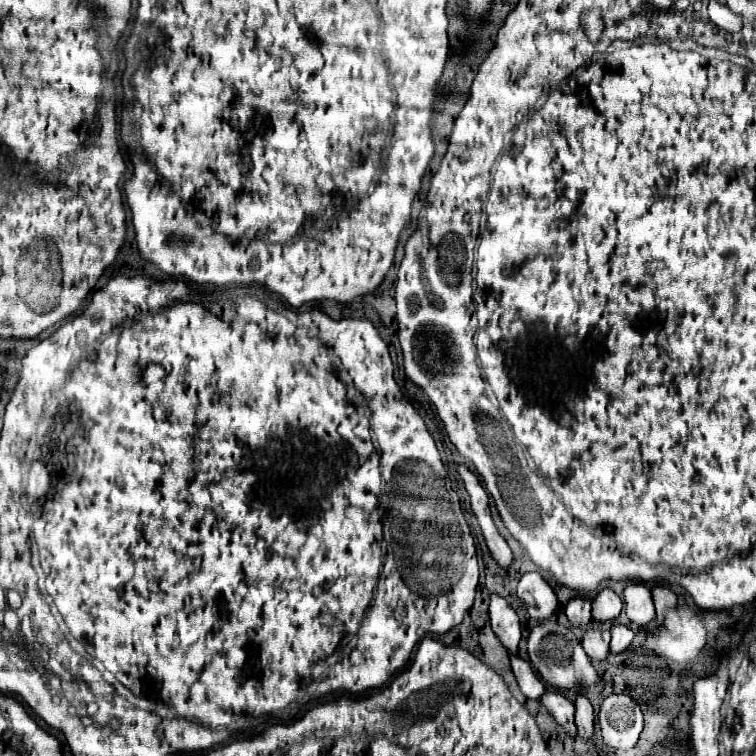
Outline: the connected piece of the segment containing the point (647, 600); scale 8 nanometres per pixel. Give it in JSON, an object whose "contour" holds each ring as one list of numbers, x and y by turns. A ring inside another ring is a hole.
{"contour":[[634,584,624,590,624,612,632,624,644,628,656,620,654,600,646,586]]}

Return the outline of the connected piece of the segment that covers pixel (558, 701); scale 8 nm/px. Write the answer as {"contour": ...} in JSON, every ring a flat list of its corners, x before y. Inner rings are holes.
{"contour":[[548,690,544,694,544,700,540,702,550,712,550,716,556,720,556,724,560,724,568,732,570,738,576,738,578,728,574,724,574,710,576,710,574,702,566,694,556,692,556,690]]}

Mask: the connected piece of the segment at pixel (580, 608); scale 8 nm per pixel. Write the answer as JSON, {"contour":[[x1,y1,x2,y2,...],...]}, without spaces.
{"contour":[[572,598,566,608,564,608,568,620,572,626,582,628,586,624,592,622,592,614,590,614,590,600,588,598]]}

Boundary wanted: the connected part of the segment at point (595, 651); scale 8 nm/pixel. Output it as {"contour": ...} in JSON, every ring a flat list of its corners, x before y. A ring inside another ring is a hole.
{"contour":[[588,630,582,638,582,646,592,660,606,660,610,654,610,632,608,630]]}

